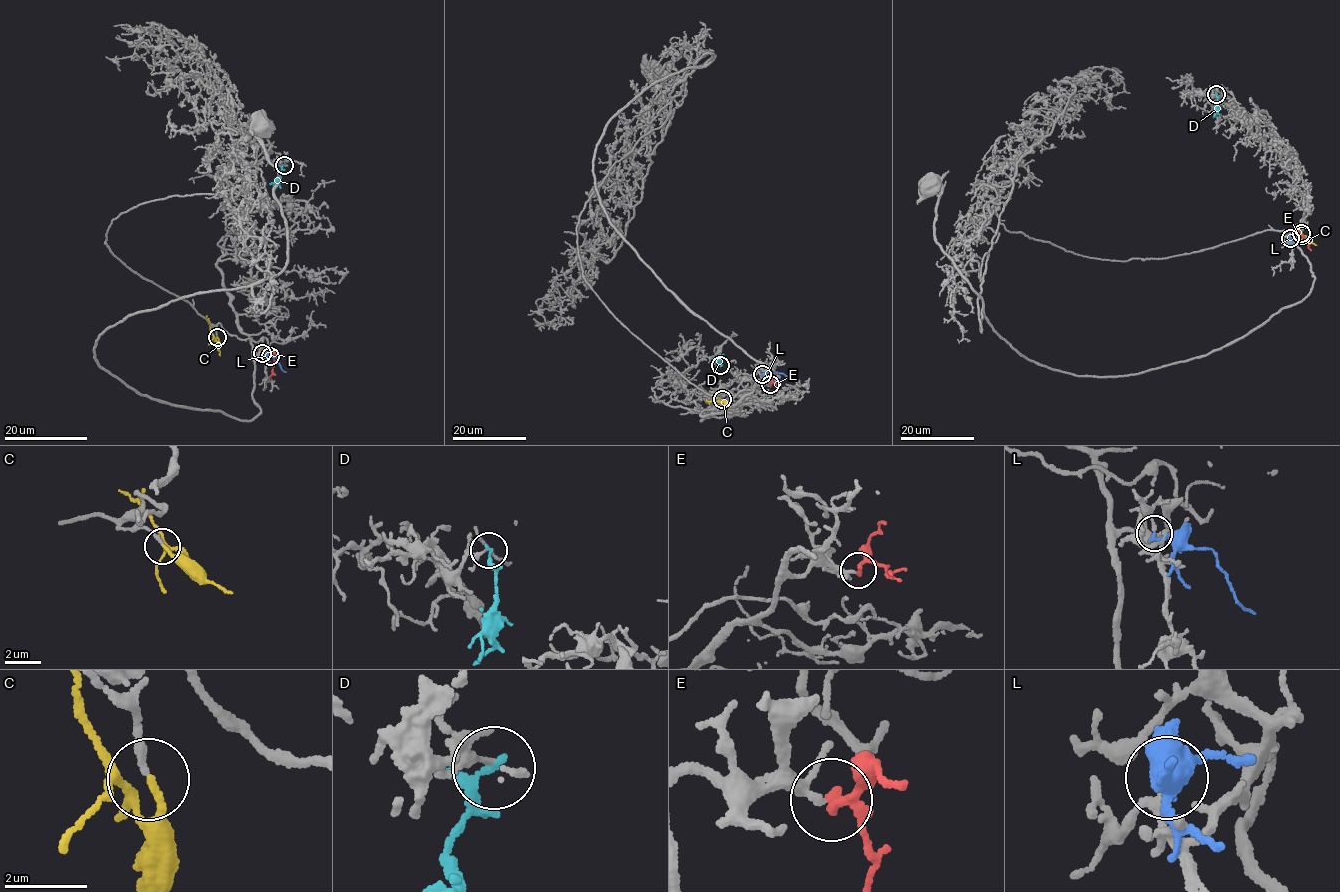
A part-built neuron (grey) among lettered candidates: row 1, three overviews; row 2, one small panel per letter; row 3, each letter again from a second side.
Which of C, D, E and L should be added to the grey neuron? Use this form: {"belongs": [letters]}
{"belongs": ["C", "E"]}

